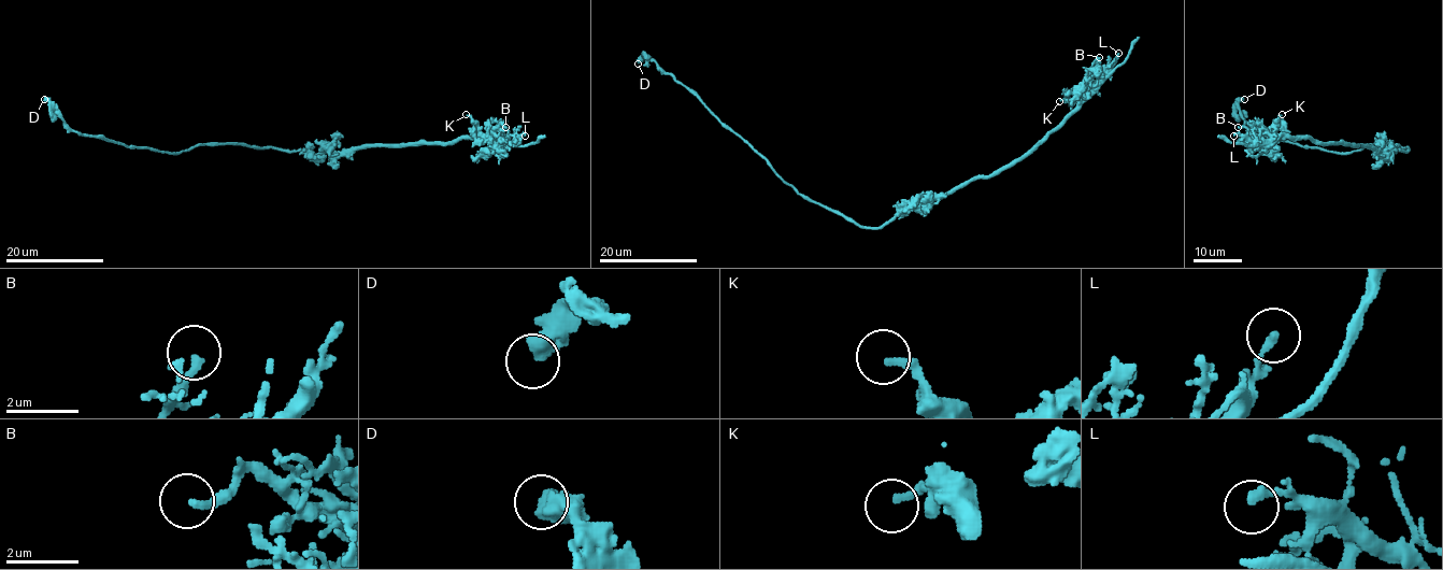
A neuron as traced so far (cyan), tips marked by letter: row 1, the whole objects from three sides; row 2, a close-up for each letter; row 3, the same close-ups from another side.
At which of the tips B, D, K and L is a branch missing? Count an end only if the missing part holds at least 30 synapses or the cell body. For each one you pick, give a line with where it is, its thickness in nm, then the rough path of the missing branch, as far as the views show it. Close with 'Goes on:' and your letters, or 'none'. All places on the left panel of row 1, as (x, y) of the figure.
Goes on: none

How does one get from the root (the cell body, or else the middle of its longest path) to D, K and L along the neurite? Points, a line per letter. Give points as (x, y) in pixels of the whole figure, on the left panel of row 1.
D: (291, 152), (241, 144), (198, 144), (181, 153), (128, 147), (79, 134), (65, 123), (53, 103), (44, 99)
K: (291, 152), (341, 153), (366, 146), (453, 144), (462, 138), (481, 138), (483, 136), (480, 128), (466, 114)
L: (291, 152), (341, 153), (366, 146), (453, 144), (462, 138), (487, 137), (514, 141), (525, 136)

